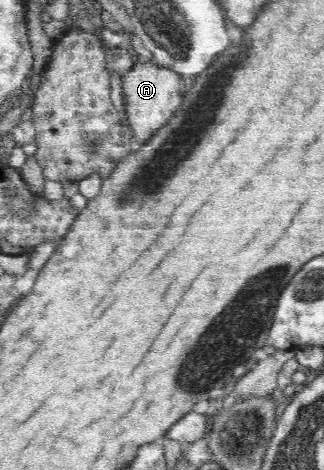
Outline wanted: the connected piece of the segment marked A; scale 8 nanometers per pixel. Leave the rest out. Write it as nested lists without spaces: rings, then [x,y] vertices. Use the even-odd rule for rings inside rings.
[[[139,59],[133,68],[122,77],[122,93],[127,121],[129,121],[134,139],[139,139],[139,142],[143,144],[148,139],[155,137],[156,131],[175,117],[189,88],[188,80],[169,69],[161,68],[153,61],[145,63]]]

